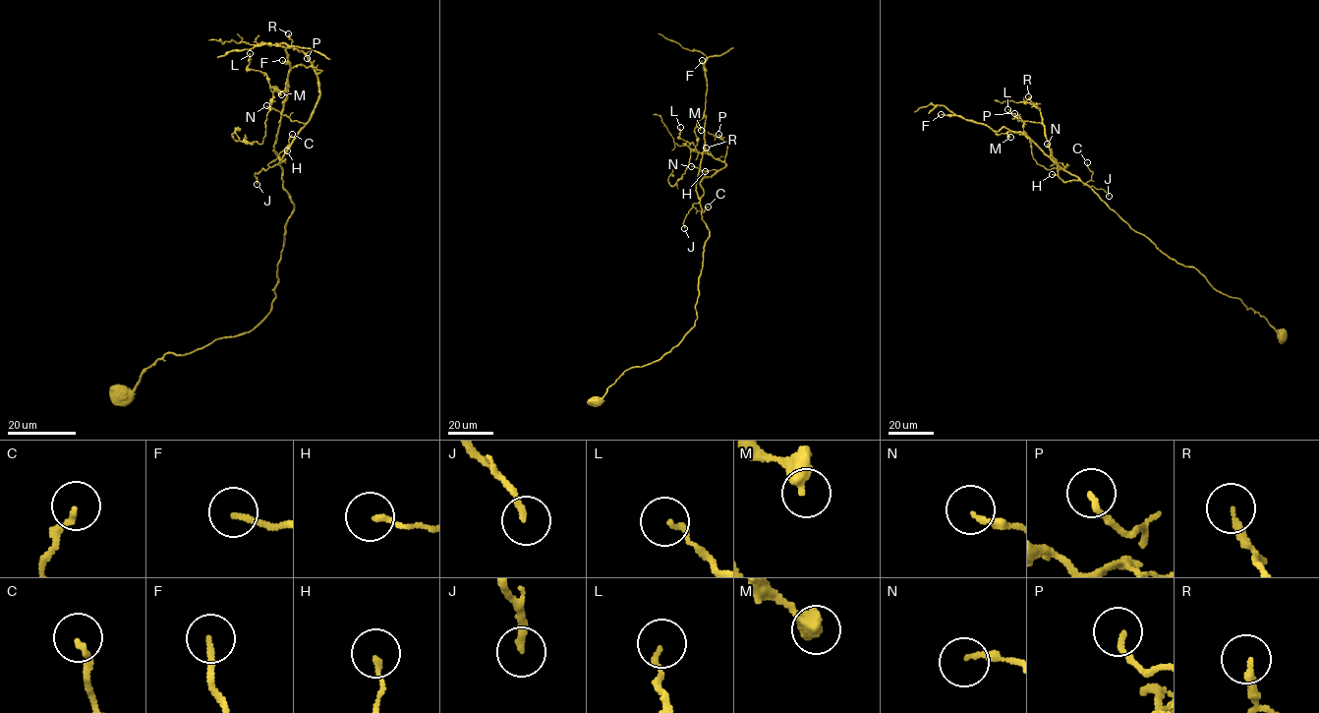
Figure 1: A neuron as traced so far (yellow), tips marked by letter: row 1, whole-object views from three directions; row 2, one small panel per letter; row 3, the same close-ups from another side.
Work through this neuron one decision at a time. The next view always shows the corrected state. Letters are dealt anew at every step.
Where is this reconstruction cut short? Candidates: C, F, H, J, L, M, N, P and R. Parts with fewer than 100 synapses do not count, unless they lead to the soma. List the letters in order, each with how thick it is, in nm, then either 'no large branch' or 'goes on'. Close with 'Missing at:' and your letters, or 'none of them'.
C: 160 nm thick; no large branch
F: 180 nm thick; no large branch
H: 140 nm thick; no large branch
J: 200 nm thick; no large branch
L: 150 nm thick; no large branch
M: 440 nm thick; no large branch
N: 180 nm thick; no large branch
P: 180 nm thick; no large branch
R: 240 nm thick; no large branch
Missing at: none of them

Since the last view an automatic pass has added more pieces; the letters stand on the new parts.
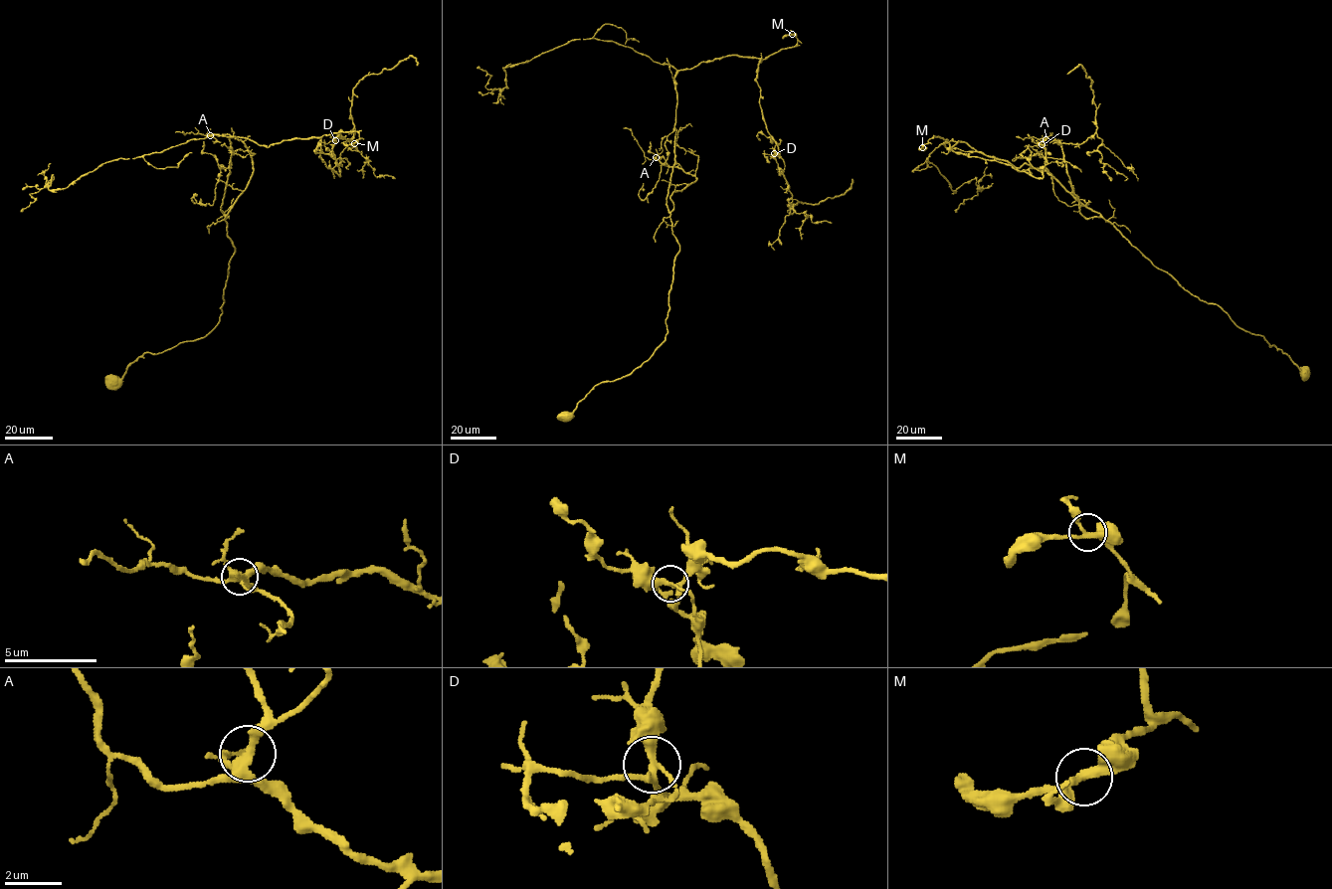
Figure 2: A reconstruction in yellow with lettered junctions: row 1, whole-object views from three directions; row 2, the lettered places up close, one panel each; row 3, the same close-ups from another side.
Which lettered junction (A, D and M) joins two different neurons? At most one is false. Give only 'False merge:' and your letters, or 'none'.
False merge: D

